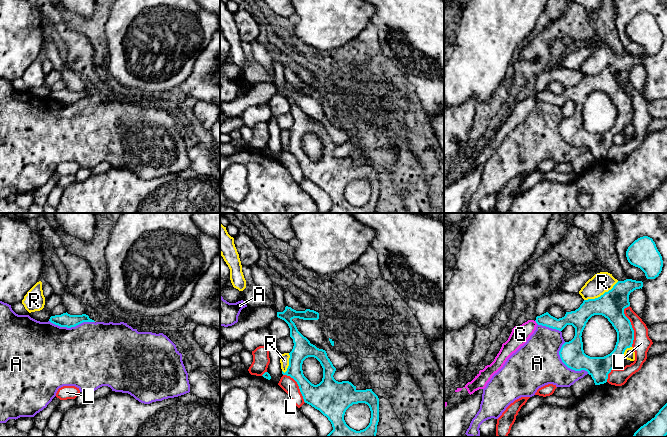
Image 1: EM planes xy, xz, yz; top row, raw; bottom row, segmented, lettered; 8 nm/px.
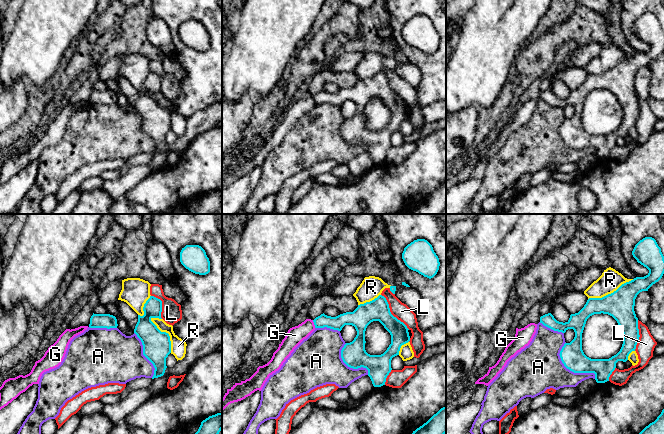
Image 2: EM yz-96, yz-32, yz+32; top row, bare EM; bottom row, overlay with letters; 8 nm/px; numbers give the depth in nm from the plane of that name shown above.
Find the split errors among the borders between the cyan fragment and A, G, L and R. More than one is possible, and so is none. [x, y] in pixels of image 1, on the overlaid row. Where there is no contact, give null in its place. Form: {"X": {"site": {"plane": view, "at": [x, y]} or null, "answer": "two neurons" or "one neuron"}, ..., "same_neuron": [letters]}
{"A": {"site": {"plane": "yz", "at": [566, 365]}, "answer": "two neurons"}, "G": {"site": {"plane": "yz", "at": [536, 322]}, "answer": "two neurons"}, "L": {"site": {"plane": "yz", "at": [631, 325]}, "answer": "two neurons"}, "R": {"site": {"plane": "yz", "at": [601, 295]}, "answer": "two neurons"}, "same_neuron": []}

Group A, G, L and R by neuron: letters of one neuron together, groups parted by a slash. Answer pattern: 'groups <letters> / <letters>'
groups A / G / L / R

